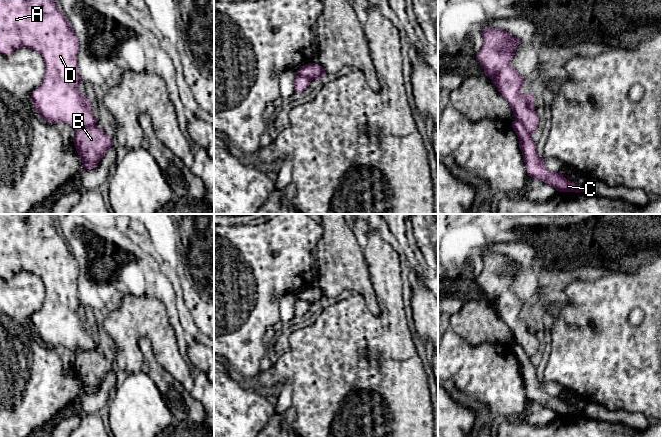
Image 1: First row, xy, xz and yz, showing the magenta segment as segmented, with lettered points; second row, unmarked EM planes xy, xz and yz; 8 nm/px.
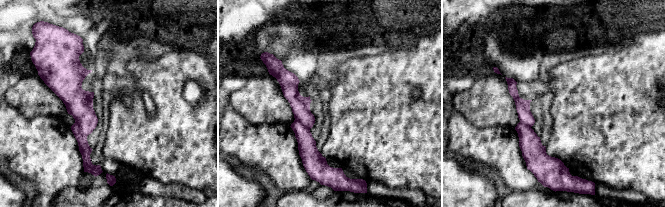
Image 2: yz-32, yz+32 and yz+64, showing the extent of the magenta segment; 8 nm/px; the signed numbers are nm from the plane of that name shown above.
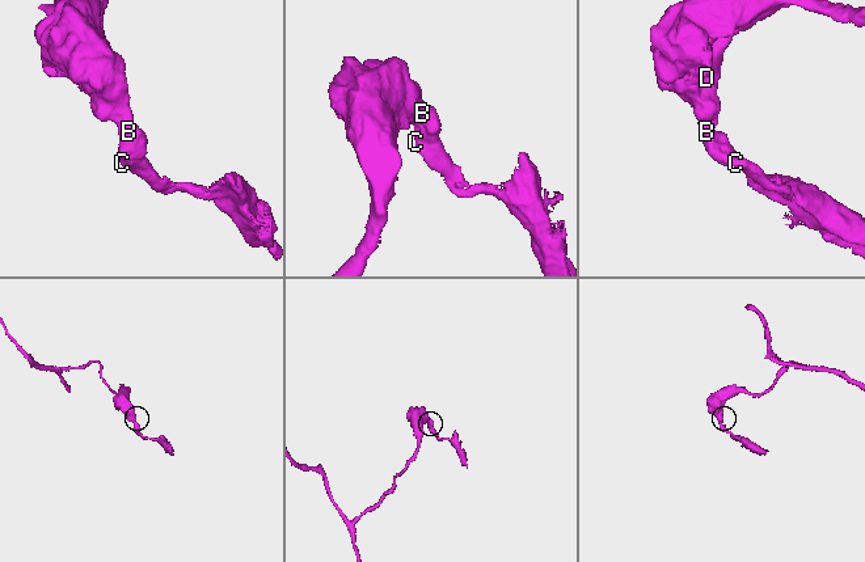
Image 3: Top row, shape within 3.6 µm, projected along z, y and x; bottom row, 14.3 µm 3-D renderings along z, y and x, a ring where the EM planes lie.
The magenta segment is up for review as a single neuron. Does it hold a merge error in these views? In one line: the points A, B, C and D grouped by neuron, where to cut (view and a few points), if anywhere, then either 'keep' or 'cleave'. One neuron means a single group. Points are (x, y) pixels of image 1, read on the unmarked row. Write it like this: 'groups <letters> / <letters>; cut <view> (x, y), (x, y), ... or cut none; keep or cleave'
groups A D / B C; cut xy (94, 348), (81, 350), (75, 355); cleave

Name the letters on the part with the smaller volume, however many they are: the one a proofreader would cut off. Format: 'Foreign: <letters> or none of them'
Foreign: B, C

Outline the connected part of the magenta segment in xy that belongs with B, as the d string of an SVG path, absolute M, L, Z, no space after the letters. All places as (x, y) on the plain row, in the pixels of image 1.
M97 349L82 350L76 354L73 366L82 390L88 394L94 393L113 370L112 363Z

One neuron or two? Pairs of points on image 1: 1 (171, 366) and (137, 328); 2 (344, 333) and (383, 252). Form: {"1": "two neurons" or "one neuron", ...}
{"1": "one neuron", "2": "one neuron"}

